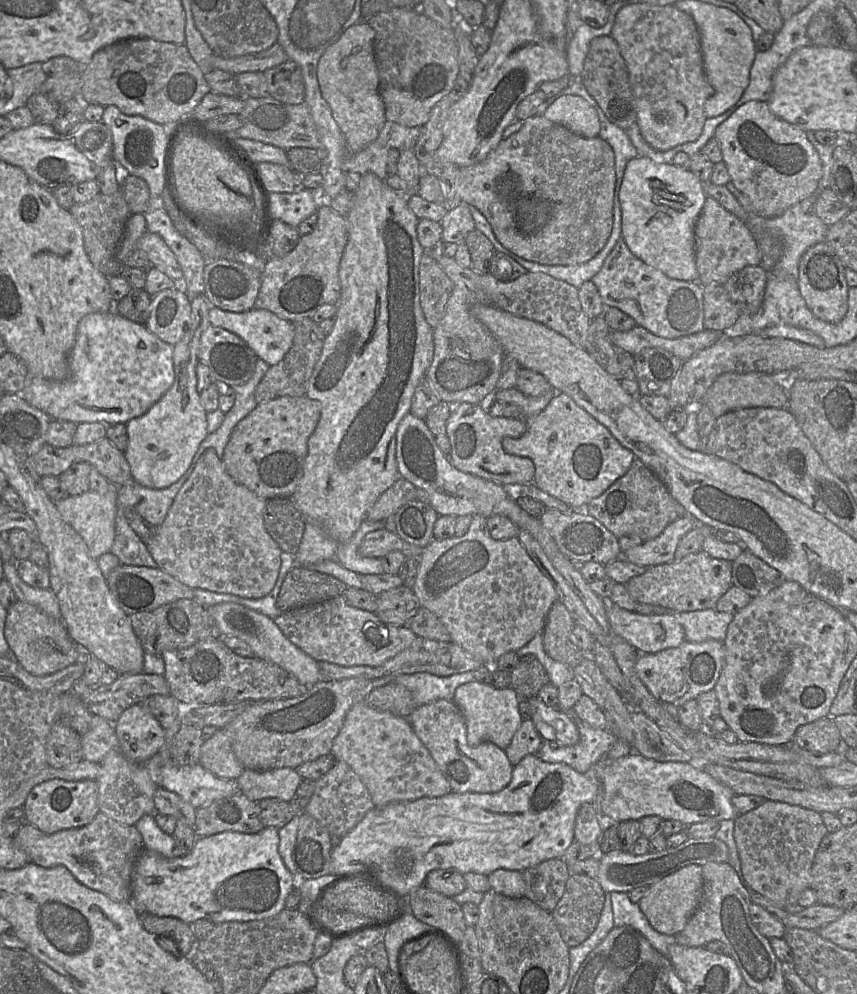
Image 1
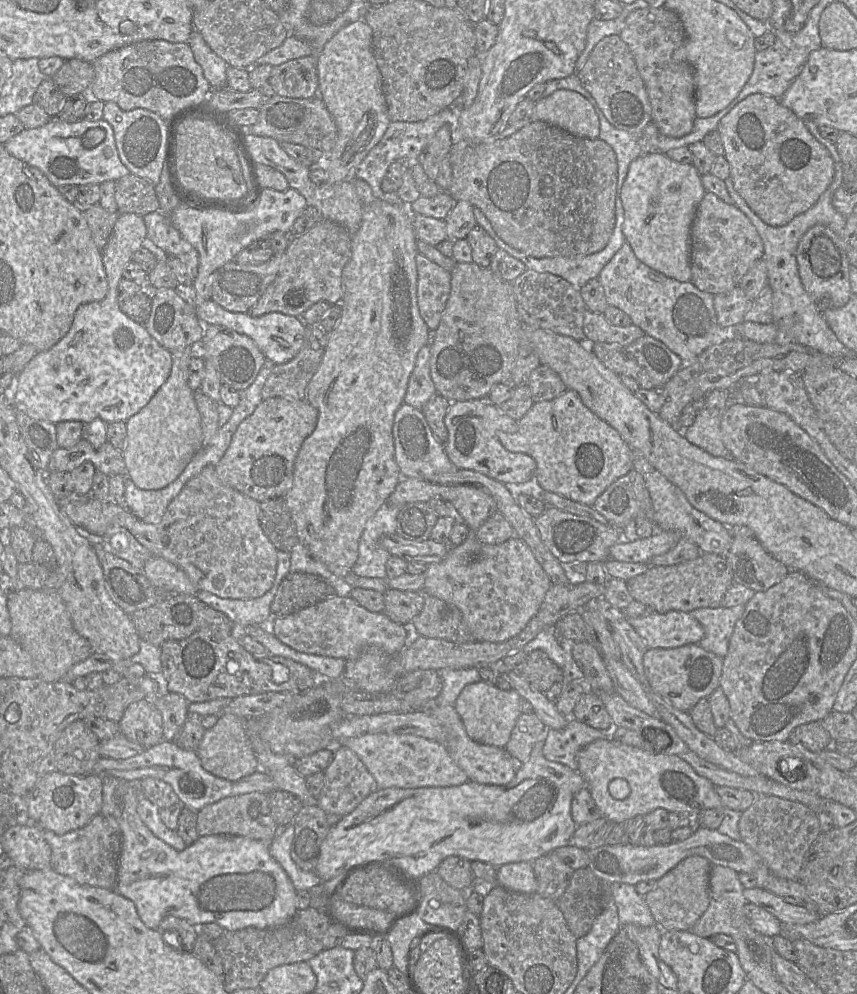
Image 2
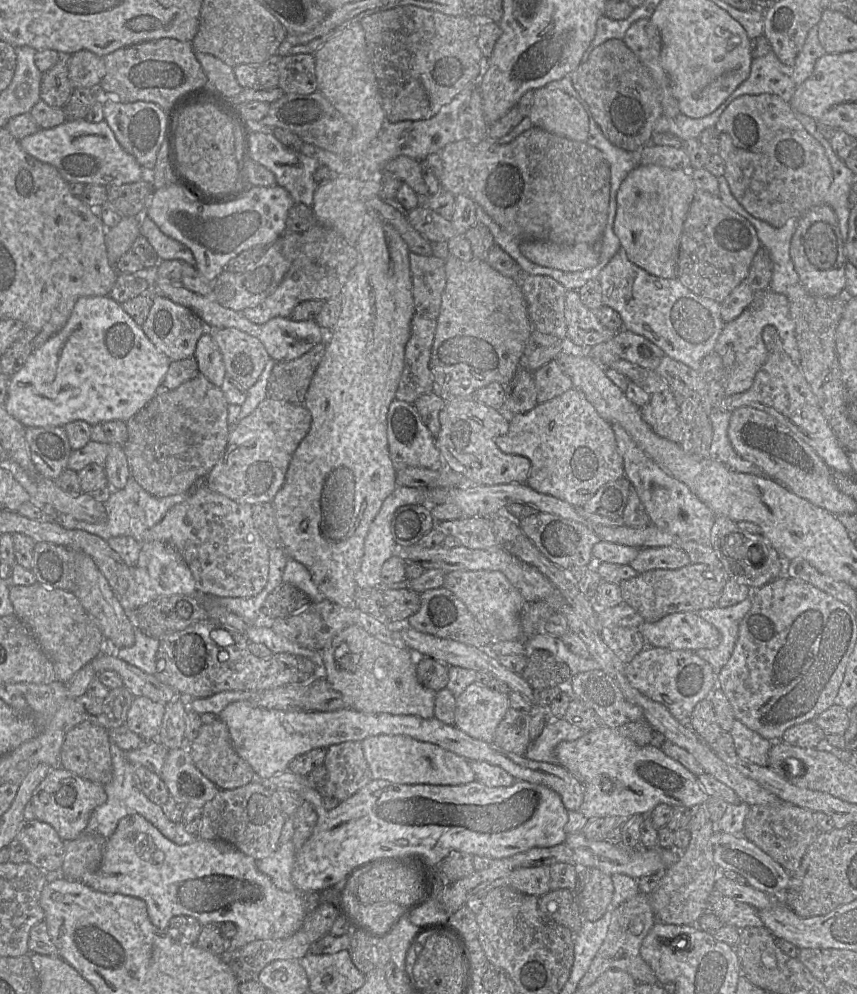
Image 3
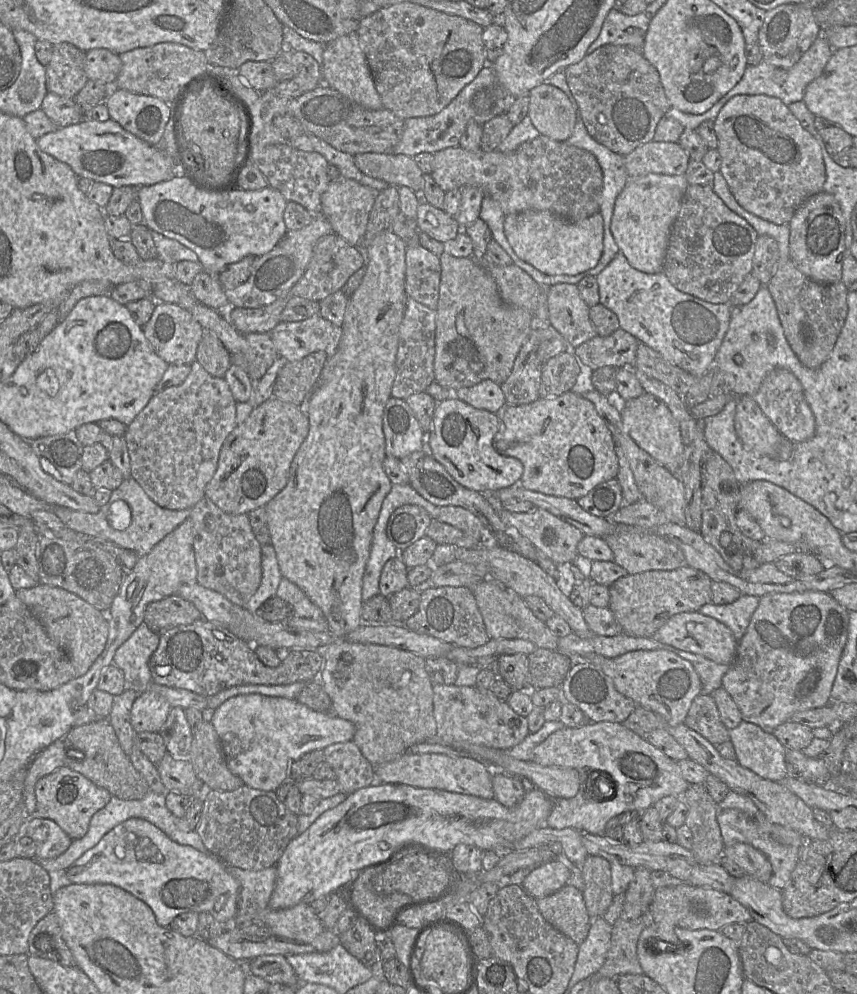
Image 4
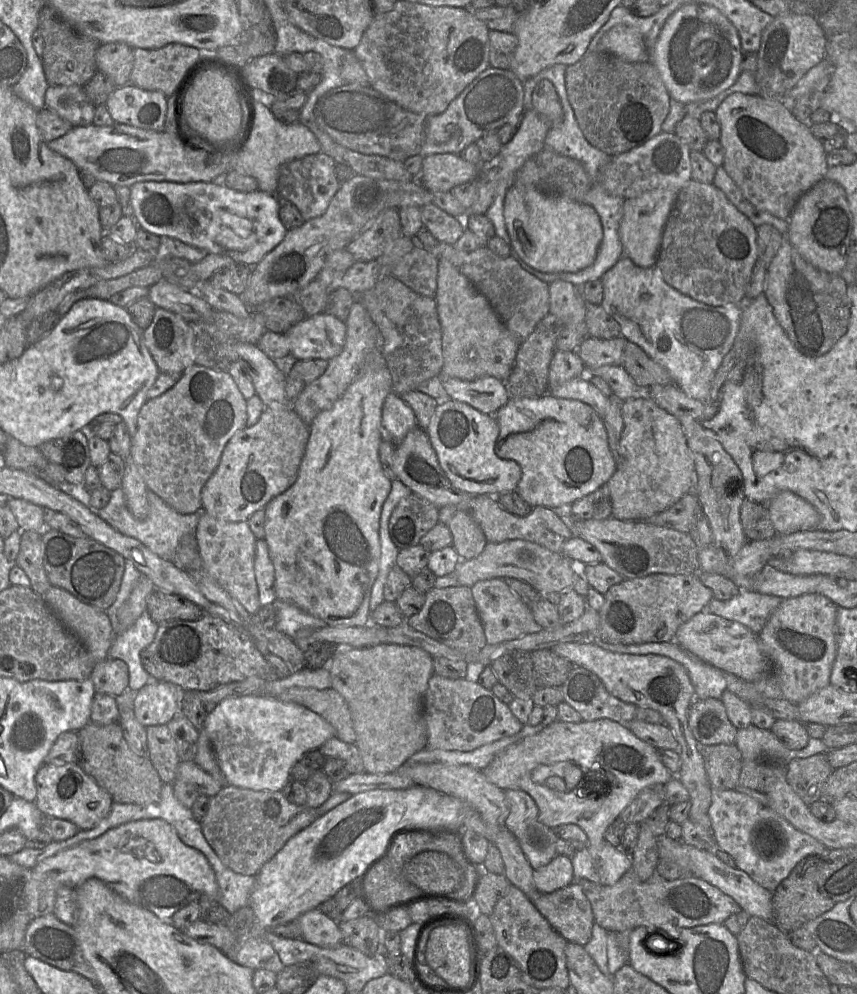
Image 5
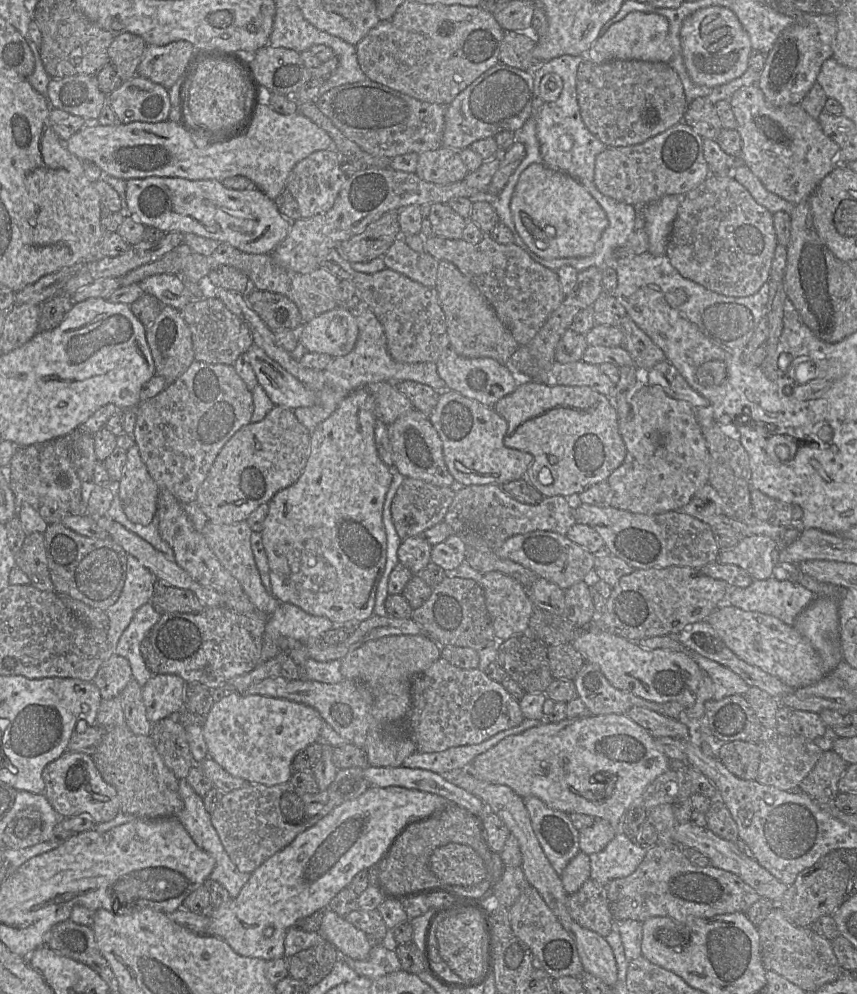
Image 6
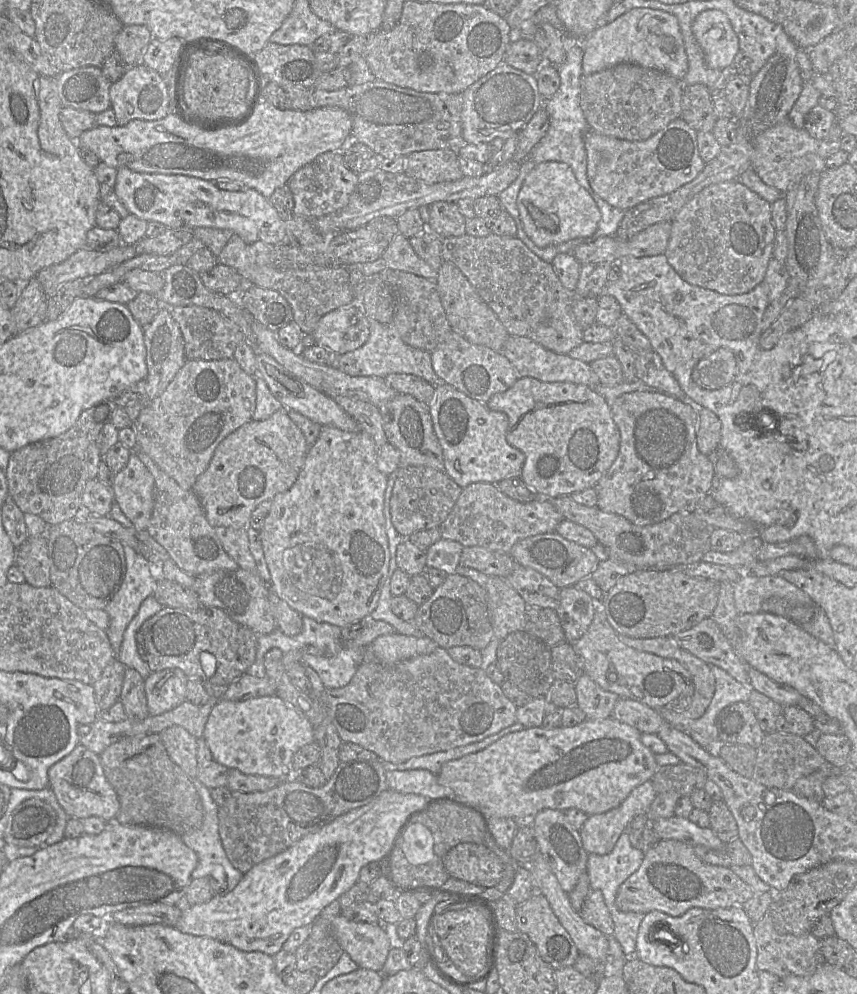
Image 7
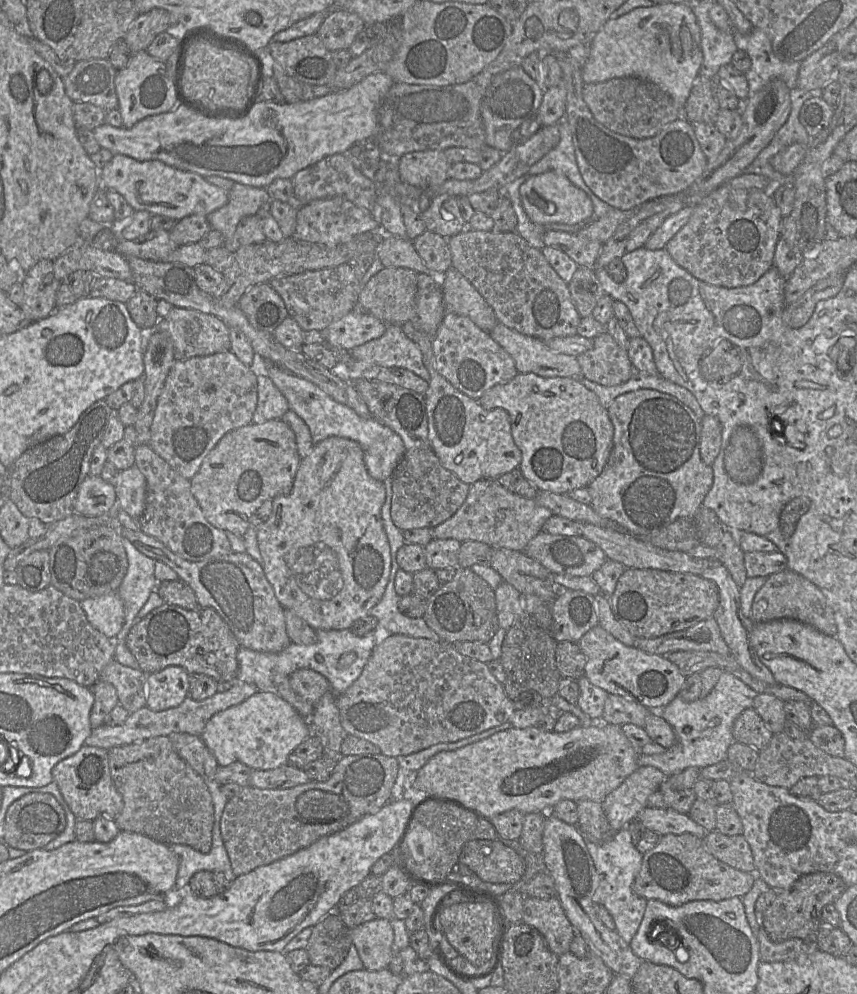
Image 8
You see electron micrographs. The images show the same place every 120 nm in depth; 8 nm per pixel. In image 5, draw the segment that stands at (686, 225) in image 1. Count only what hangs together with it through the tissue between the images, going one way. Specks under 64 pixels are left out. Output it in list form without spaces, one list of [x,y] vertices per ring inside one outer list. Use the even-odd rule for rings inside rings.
[[[654,189],[643,192],[635,198],[624,200],[619,236],[624,248],[624,254],[637,266],[650,268],[656,265],[663,231],[677,195],[677,192],[671,190]]]

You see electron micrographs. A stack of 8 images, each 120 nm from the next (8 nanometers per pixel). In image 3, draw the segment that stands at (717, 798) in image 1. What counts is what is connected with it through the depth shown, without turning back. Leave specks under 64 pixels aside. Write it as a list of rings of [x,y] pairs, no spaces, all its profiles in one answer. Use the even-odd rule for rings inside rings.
[[[605,725],[587,731],[576,740],[560,742],[555,756],[556,763],[567,769],[583,788],[583,802],[578,812],[585,819],[648,815],[658,804],[691,808],[704,804],[709,797],[697,776],[667,756],[661,748],[652,744],[640,746]],[[605,778],[613,782],[610,791],[602,790]]]

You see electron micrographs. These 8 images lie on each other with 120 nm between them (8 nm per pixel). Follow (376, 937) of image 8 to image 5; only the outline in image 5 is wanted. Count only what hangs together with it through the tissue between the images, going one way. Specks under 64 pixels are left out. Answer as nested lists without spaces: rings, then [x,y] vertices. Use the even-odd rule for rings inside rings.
[[[319,909],[309,910],[297,918],[302,929],[302,939],[320,947],[333,947],[342,943],[339,924]]]

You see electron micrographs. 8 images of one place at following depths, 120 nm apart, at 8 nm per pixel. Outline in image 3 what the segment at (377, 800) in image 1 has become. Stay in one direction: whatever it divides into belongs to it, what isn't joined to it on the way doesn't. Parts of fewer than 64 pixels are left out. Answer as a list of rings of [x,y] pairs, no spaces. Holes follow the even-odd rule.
[[[378,735],[361,742],[374,780],[396,784],[458,786],[476,781],[471,761],[432,743],[402,735]]]

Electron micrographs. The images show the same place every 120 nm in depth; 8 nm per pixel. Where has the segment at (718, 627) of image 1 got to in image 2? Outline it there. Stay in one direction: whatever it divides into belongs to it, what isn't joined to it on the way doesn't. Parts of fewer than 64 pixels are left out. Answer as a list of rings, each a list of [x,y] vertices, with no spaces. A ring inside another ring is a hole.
[[[739,605],[730,608],[698,608],[689,612],[702,625],[705,632],[703,639],[698,643],[699,646],[724,658],[735,624],[744,610],[745,605]]]

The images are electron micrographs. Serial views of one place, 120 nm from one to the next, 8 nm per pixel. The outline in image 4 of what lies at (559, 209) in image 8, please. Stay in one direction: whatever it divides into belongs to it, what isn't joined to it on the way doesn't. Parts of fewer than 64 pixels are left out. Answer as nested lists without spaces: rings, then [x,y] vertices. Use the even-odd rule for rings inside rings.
[[[527,210],[506,215],[504,233],[516,255],[540,272],[574,276],[598,264],[603,251],[603,225],[600,212],[572,222],[546,210]]]

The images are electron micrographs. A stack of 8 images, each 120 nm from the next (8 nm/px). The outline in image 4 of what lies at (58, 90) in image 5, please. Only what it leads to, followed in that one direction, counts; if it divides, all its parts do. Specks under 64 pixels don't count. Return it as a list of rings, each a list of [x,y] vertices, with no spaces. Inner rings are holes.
[[[52,92],[45,95],[40,109],[58,128],[77,124],[85,118],[74,99],[65,98]]]

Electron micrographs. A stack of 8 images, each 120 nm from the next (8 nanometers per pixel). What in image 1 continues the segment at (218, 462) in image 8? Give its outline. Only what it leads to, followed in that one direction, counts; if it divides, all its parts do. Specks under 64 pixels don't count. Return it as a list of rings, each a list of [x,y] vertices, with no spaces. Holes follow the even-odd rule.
[[[306,395],[259,403],[230,435],[222,458],[227,473],[264,500],[290,498],[303,475],[308,439],[319,419],[320,403]]]

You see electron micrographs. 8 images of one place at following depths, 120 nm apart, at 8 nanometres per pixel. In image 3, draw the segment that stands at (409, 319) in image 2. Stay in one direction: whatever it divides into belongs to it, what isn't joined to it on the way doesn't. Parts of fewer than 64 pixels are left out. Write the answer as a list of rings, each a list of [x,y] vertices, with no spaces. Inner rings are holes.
[[[368,211],[366,214],[366,225],[356,245],[358,249],[358,262],[351,270],[343,288],[342,312],[332,331],[323,330],[323,341],[326,343],[326,351],[305,396],[305,407],[310,411],[312,416],[311,427],[292,456],[285,484],[272,501],[281,539],[281,547],[286,552],[288,558],[303,564],[309,570],[313,582],[325,598],[343,607],[355,607],[354,596],[358,587],[356,584],[356,574],[362,564],[365,552],[365,539],[384,500],[397,487],[397,468],[393,464],[389,454],[387,414],[391,402],[396,398],[396,391],[404,367],[405,347],[411,334],[411,322],[416,314],[411,275],[411,250],[400,233],[390,223],[381,220],[377,215]]]

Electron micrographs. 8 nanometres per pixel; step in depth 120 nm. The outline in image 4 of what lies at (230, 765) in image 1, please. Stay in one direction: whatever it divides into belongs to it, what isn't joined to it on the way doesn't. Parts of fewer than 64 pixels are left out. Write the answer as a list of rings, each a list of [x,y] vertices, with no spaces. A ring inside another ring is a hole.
[[[204,721],[194,733],[189,761],[206,789],[233,791],[244,785],[228,769],[219,737],[211,722]]]

